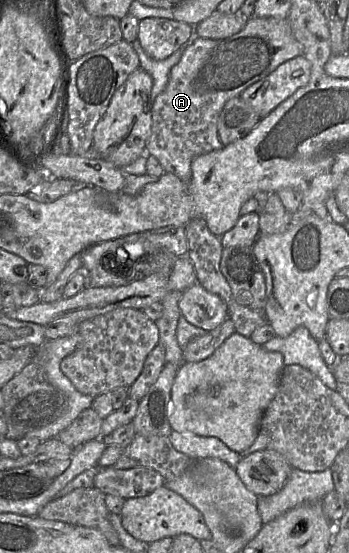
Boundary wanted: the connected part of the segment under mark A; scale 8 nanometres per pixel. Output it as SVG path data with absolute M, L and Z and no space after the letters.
M251 16L244 28L231 37L217 40L198 37L184 50L180 61L170 71L165 89L152 101L152 128L146 145L147 153L157 158L165 172L188 183L193 159L224 147L217 129L218 116L224 104L241 96L246 88L268 76L282 63L300 55L303 55L303 46L295 39L287 18Z

